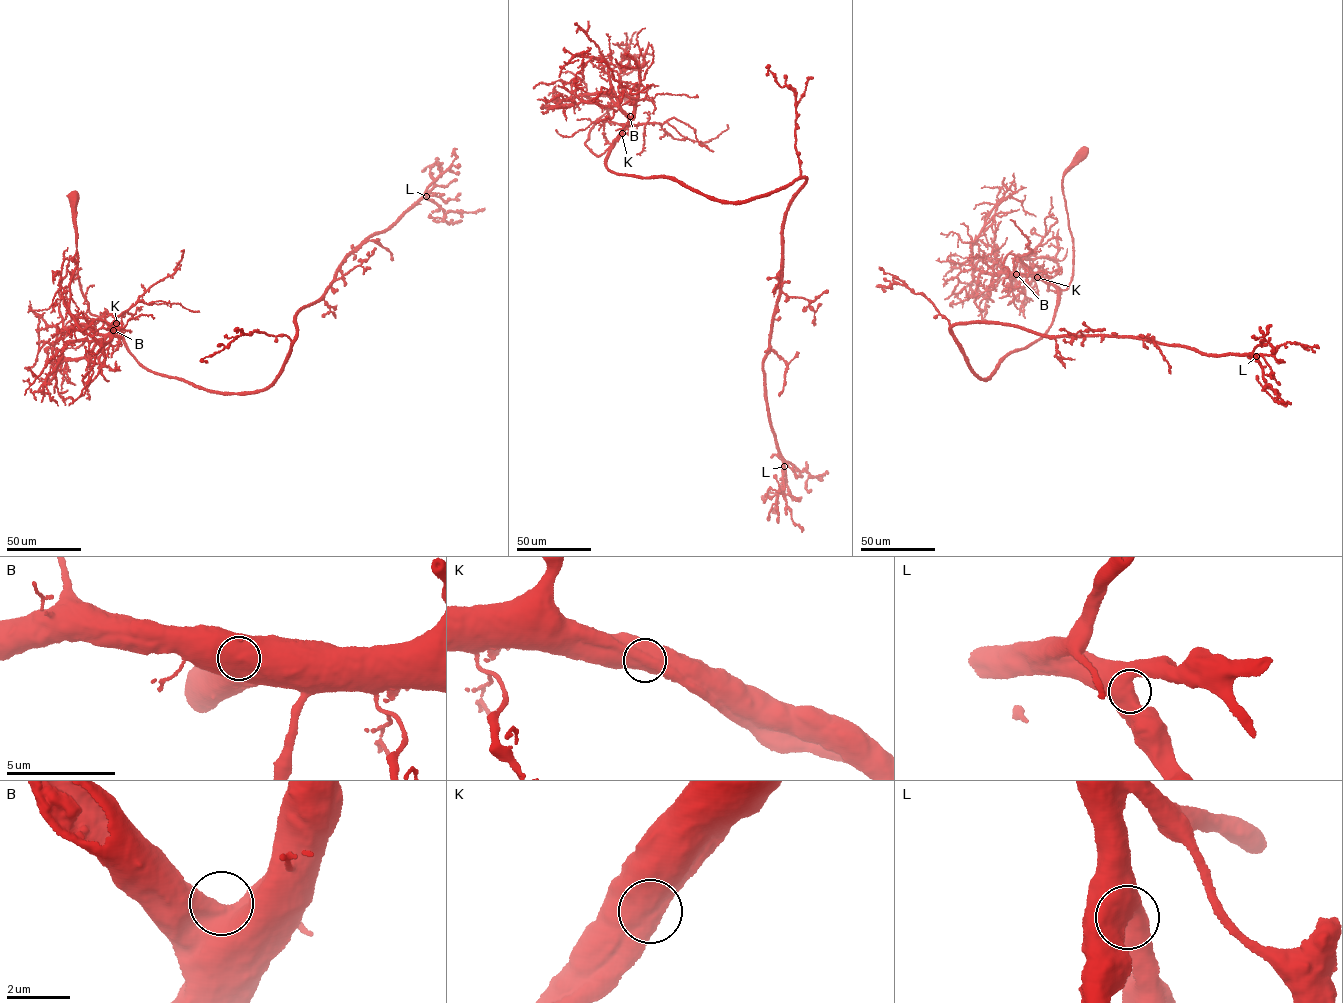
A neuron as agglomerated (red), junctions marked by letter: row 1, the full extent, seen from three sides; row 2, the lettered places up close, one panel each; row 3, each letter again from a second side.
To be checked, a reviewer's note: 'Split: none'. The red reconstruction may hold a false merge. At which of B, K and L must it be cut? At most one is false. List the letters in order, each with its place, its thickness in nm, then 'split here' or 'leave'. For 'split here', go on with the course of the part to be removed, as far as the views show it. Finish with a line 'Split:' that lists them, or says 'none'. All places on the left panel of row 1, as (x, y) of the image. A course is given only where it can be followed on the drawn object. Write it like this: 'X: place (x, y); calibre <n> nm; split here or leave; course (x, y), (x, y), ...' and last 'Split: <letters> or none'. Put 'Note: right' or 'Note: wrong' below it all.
B: place (113, 330); calibre 900 nm; leave
K: place (116, 323); calibre 950 nm; leave
L: place (426, 196); calibre 850 nm; leave
Split: none
Note: right

